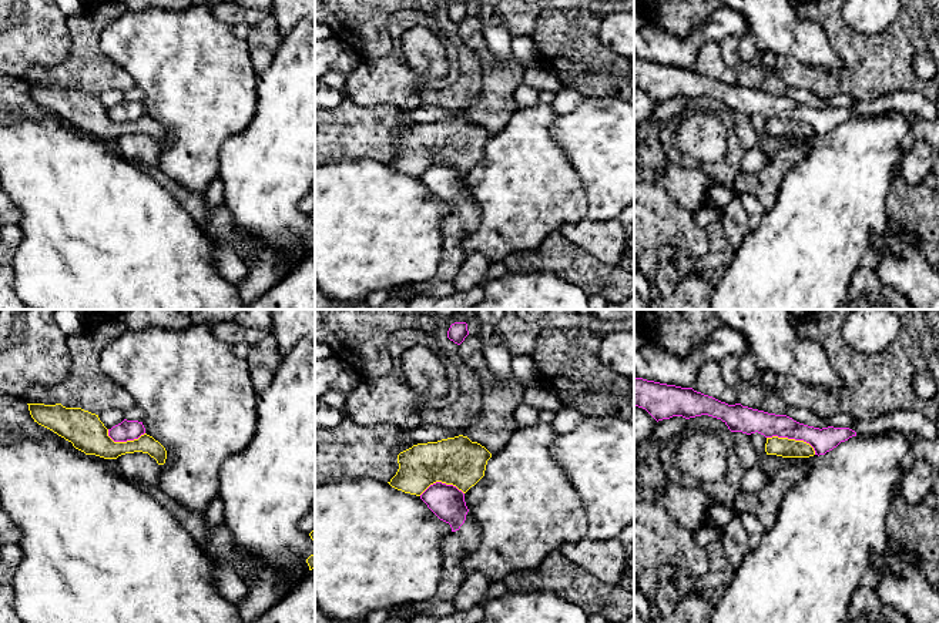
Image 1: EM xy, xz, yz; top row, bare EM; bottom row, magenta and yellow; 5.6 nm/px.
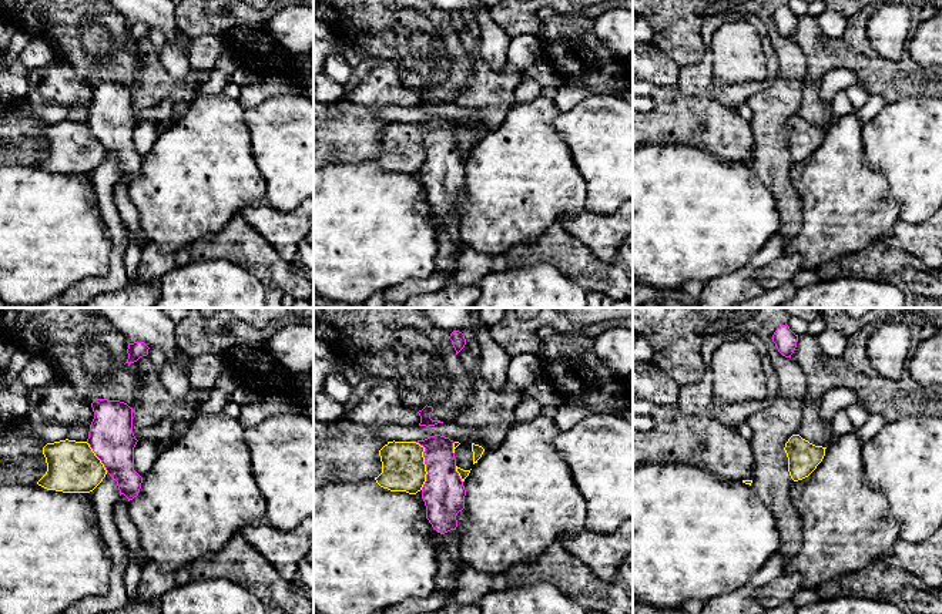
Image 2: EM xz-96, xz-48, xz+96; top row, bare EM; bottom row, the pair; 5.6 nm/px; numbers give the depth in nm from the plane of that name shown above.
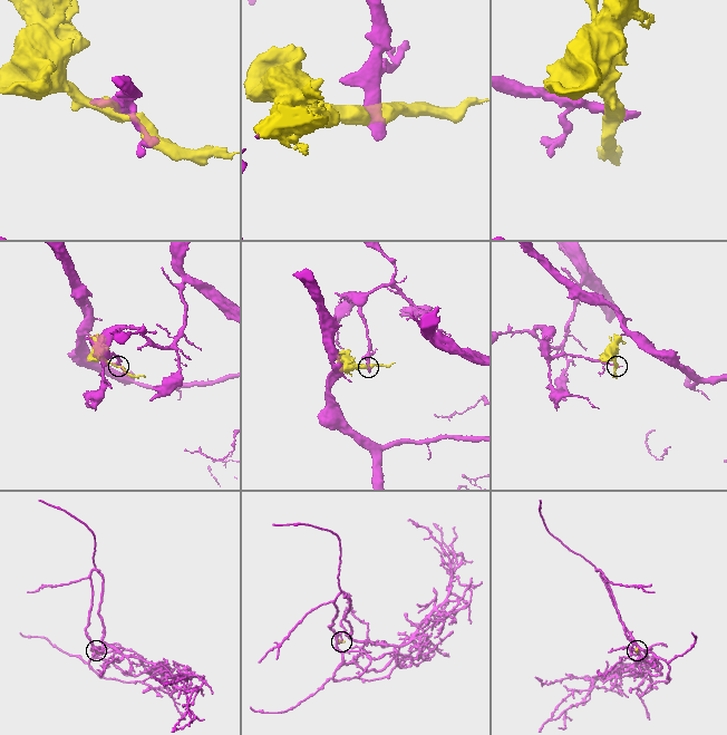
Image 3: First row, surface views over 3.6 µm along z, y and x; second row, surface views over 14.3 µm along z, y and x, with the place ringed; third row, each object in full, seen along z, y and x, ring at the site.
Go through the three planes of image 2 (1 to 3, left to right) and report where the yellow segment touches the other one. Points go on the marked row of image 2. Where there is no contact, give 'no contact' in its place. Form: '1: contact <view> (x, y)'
1: contact xz-96 (97, 456)
2: contact xz-48 (425, 463)
3: no contact

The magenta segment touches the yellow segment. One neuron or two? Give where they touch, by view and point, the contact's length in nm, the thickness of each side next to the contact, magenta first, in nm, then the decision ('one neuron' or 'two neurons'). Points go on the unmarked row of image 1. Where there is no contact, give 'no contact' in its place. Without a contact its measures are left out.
yz (792, 119) | 300 nm | 140/110 nm | two neurons

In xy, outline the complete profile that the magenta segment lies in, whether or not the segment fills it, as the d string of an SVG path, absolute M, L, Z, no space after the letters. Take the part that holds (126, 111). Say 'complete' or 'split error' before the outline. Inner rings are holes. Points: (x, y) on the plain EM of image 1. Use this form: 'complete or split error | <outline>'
complete | M124 100L121 104L108 110L108 117L114 123L134 121L134 120L138 120L144 114L145 114L145 108L142 103L127 101L127 100Z

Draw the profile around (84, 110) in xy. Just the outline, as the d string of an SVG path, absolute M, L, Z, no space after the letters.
M61 84L27 86L34 103L71 123L76 130L85 135L117 140L125 134L142 133L154 138L158 145L165 144L165 128L147 114L134 121L114 123L108 117L108 110L95 94L81 88L66 88Z

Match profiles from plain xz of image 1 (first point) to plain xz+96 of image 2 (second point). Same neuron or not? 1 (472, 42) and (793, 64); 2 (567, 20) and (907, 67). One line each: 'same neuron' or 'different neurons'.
1: different neurons
2: same neuron

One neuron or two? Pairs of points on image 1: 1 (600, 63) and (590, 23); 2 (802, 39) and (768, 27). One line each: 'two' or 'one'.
1: one
2: one

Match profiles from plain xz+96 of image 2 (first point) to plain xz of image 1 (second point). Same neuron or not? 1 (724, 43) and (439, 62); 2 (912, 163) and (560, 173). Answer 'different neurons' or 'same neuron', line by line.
1: same neuron
2: different neurons

